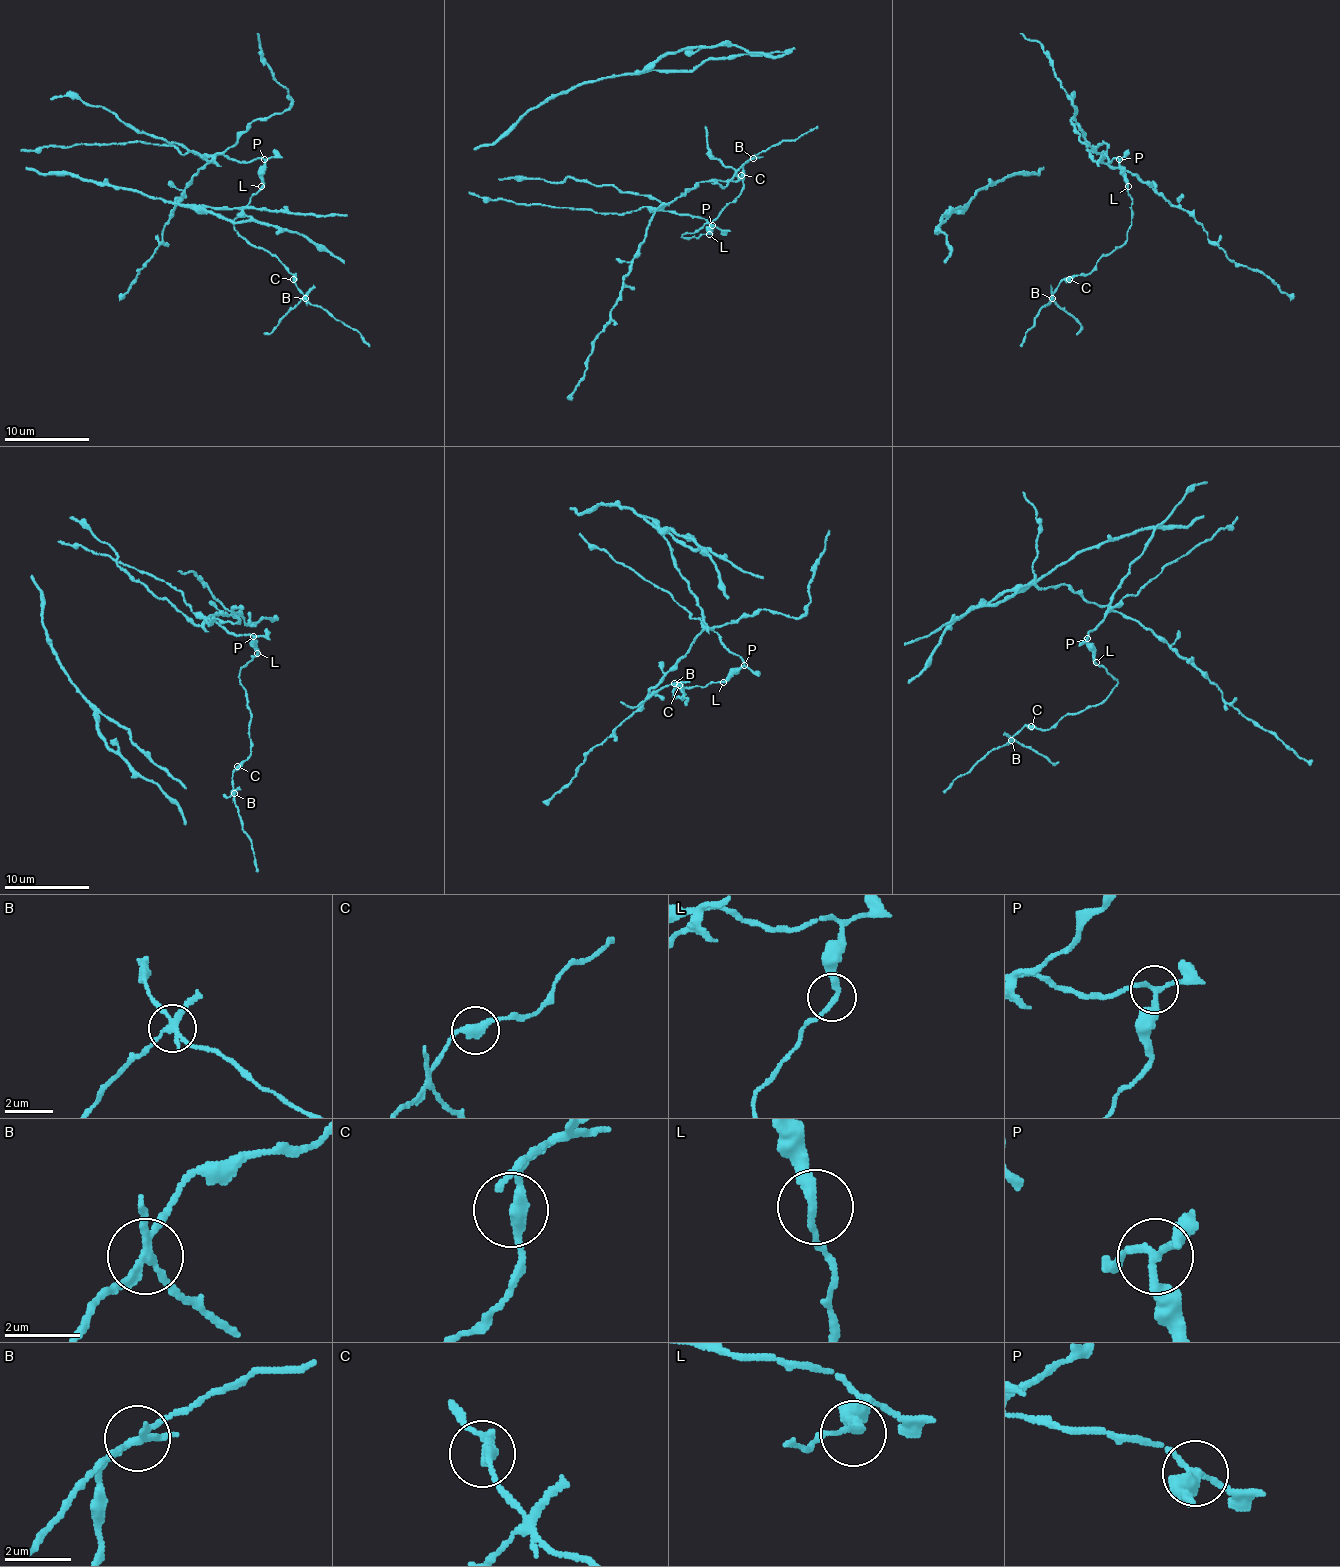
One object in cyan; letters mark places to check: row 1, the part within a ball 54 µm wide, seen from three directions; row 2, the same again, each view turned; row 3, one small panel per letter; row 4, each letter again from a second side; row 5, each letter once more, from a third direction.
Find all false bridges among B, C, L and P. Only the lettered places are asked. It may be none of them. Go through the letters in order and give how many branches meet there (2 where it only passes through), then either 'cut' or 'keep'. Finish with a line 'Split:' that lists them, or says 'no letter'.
B: 4 | cut
C: 2 | keep
L: 2 | keep
P: 3 | cut
Split: B, P

